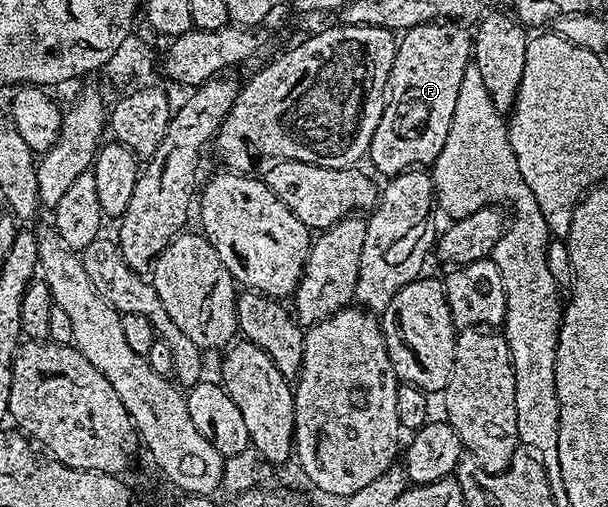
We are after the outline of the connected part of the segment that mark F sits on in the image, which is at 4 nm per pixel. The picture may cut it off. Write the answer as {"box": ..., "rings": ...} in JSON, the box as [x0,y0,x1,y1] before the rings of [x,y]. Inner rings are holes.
{"box":[369,22,473,178],"rings":[[[451,22],[422,24],[406,29],[404,36],[407,37],[398,41],[389,81],[389,95],[385,100],[381,122],[377,122],[369,153],[369,161],[383,178],[397,176],[400,172],[409,172],[420,166],[434,165],[435,159],[441,154],[445,138],[449,138],[453,110],[457,110],[457,90],[461,90],[461,78],[473,56],[468,33],[466,36],[459,28],[462,27]]]}

